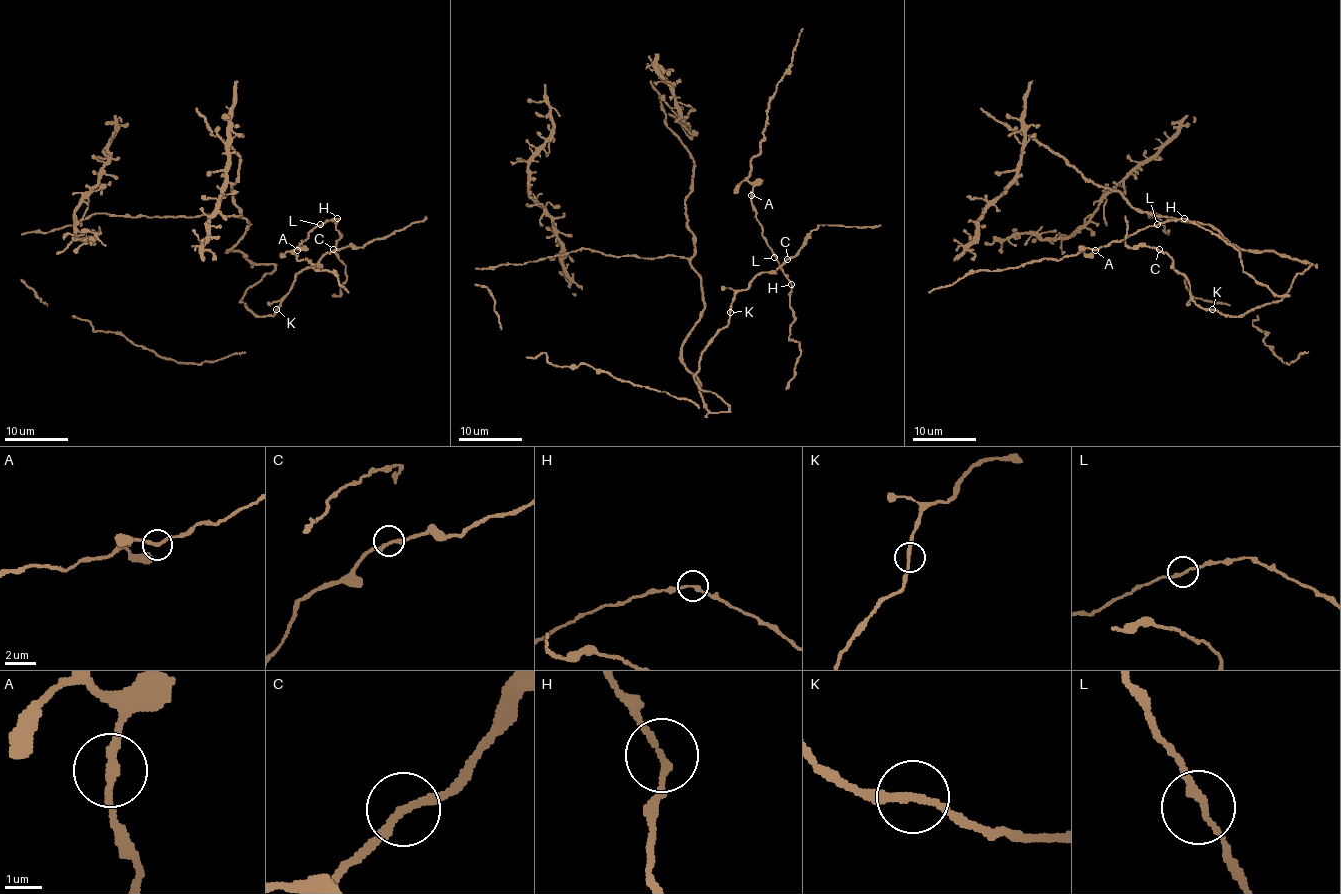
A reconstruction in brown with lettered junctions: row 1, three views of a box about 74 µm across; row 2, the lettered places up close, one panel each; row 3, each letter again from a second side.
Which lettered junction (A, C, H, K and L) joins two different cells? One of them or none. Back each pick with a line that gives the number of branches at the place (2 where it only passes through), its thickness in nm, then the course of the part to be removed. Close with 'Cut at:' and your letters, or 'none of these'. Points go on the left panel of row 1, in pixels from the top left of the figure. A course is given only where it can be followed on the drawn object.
Cut at: none of these

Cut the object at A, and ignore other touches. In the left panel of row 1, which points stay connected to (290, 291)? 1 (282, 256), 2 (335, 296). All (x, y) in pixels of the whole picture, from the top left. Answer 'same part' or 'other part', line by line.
1: other part
2: same part

